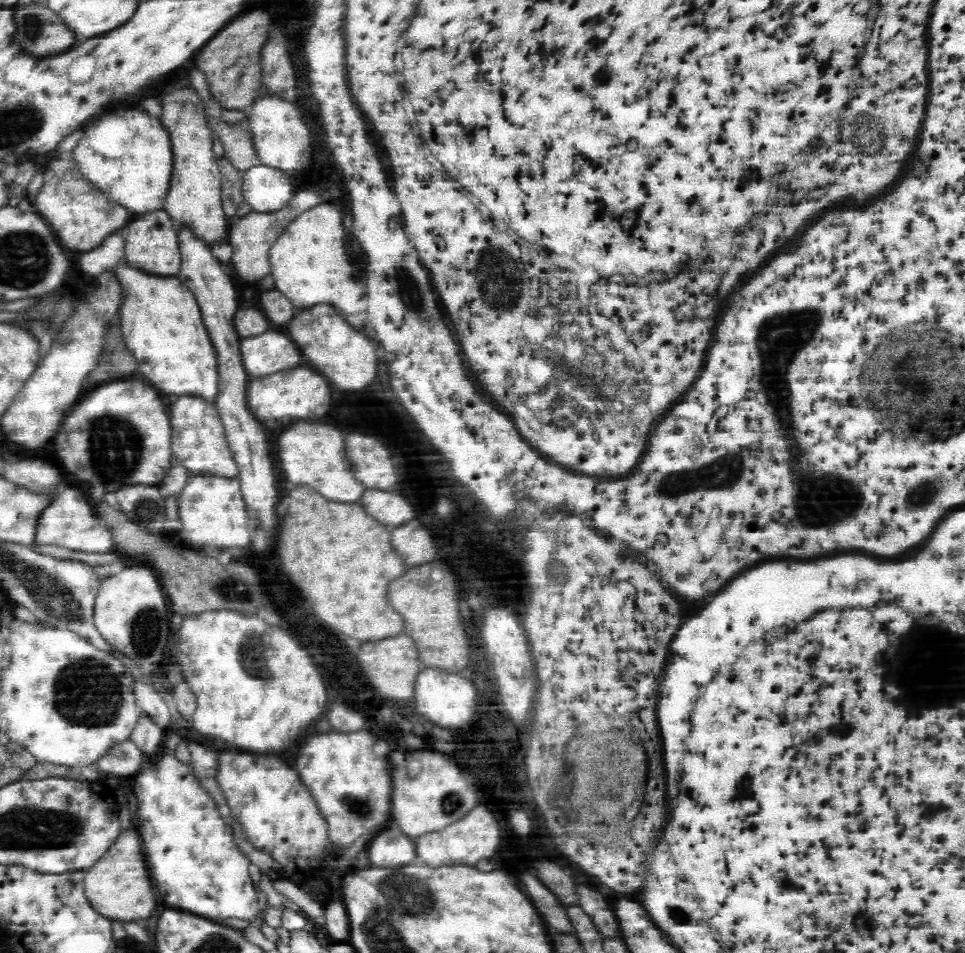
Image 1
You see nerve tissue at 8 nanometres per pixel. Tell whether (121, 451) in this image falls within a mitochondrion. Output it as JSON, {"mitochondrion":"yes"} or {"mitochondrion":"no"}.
{"mitochondrion":"yes"}

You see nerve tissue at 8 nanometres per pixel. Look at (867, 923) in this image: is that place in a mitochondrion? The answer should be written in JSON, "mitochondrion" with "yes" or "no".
{"mitochondrion":"no"}

